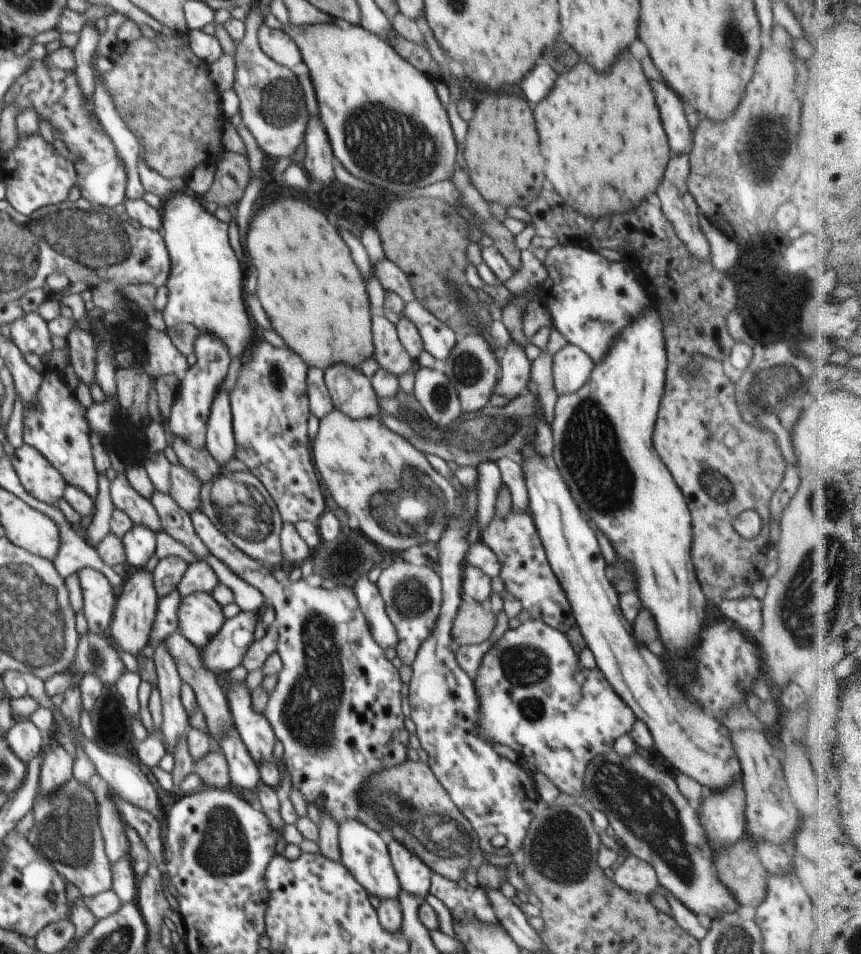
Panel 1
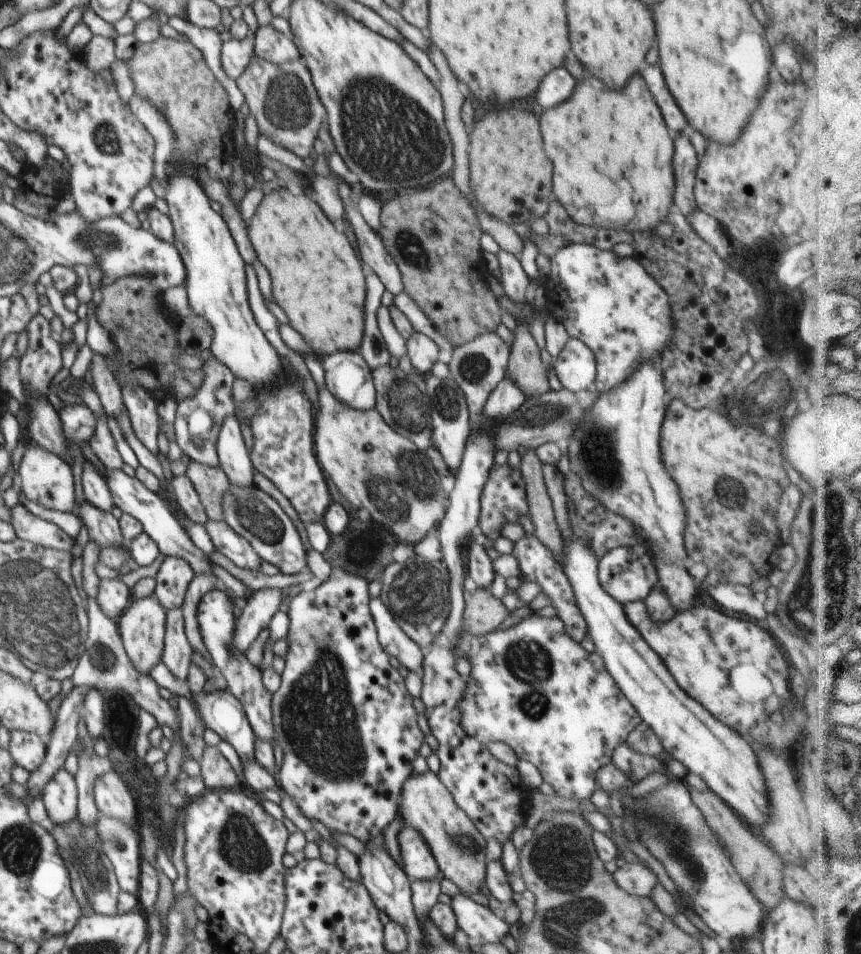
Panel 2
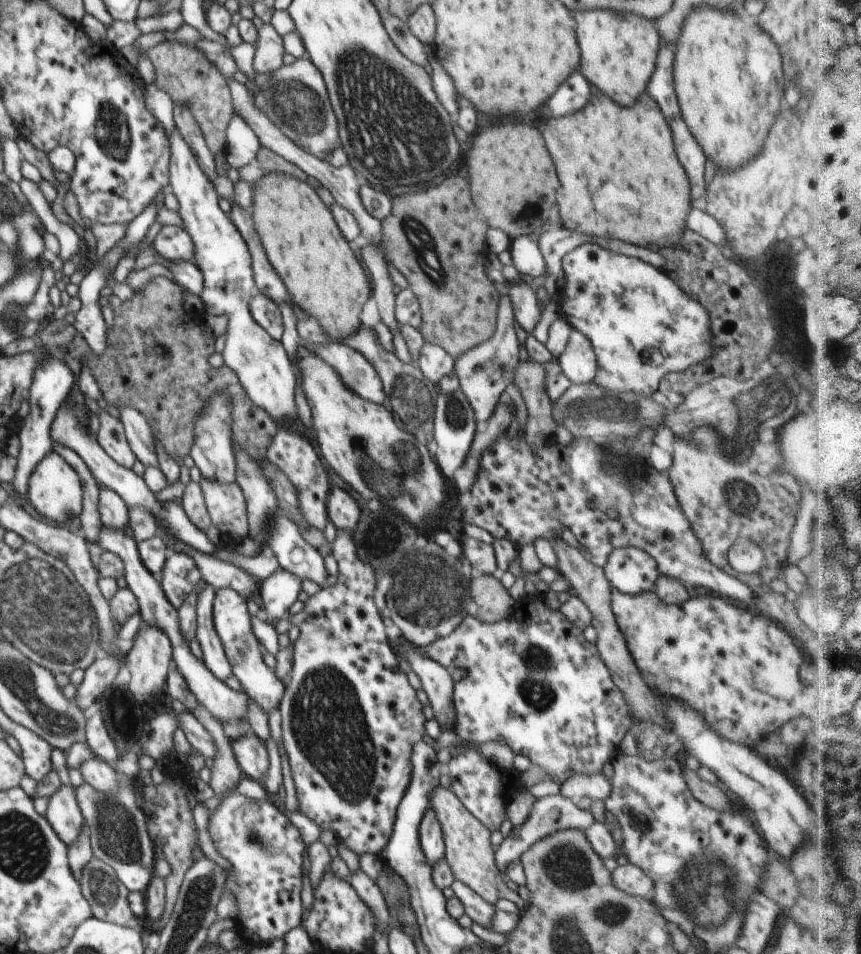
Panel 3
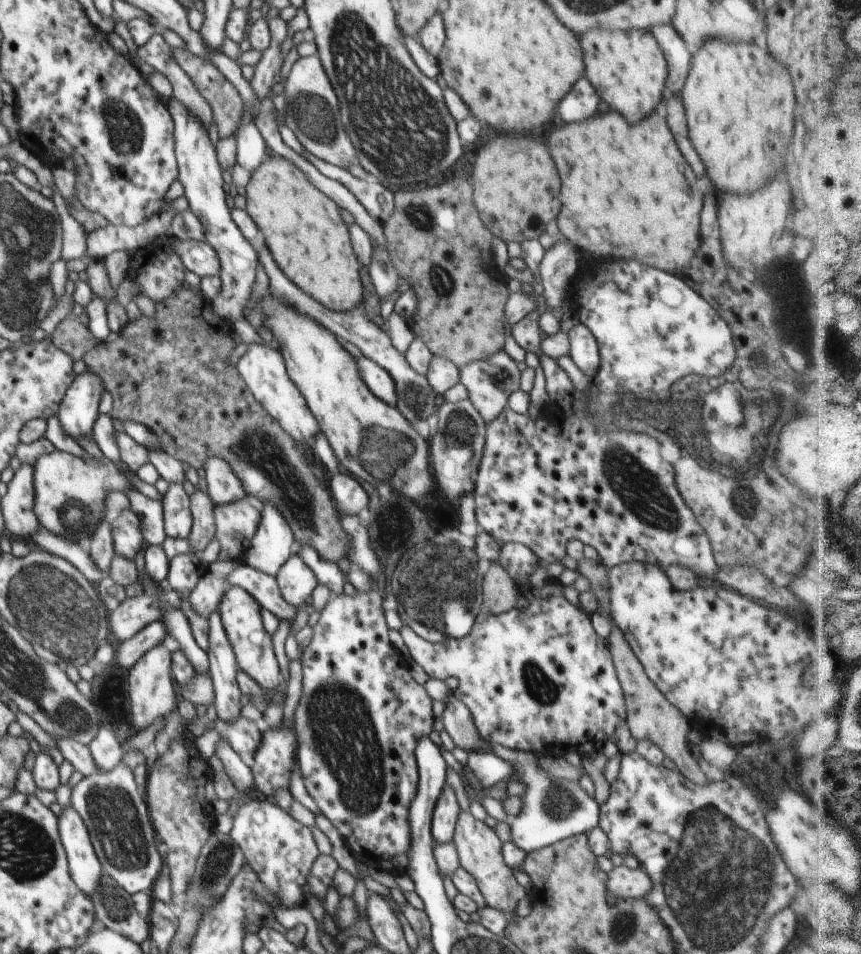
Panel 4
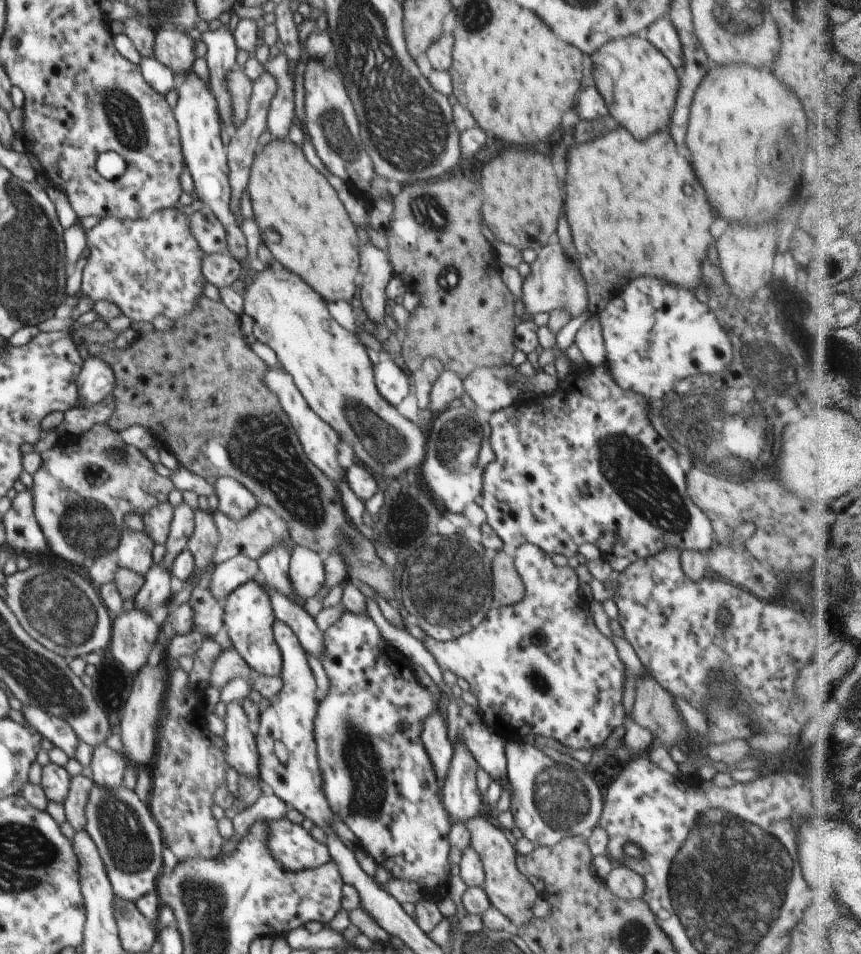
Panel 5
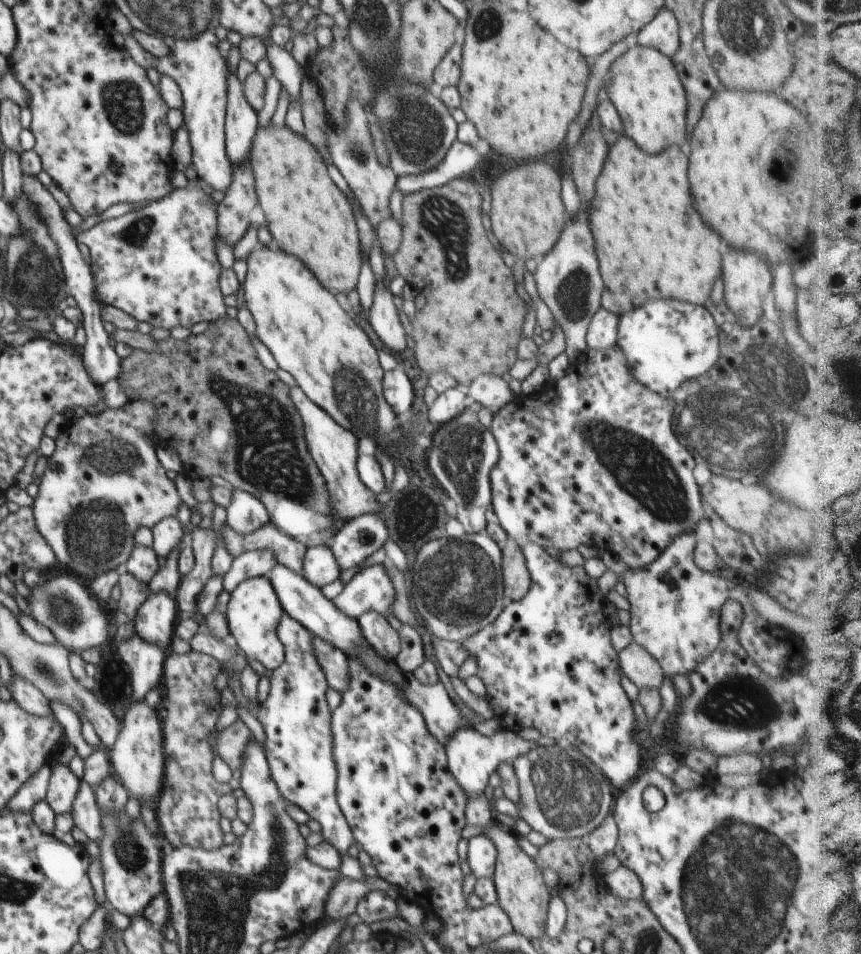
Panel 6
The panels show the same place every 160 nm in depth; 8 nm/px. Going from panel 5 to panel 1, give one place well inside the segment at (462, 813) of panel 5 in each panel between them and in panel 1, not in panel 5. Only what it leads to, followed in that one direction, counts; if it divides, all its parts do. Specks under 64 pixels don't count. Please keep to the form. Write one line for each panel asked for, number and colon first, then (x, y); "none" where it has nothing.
1: (414, 876)
2: (419, 863)
3: (431, 838)
4: (446, 812)

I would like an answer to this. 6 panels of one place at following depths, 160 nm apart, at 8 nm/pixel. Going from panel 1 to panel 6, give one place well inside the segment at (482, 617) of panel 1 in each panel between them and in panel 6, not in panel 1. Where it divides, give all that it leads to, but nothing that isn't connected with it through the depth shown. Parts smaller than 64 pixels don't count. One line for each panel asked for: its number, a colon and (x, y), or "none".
2: (483, 613)
3: (494, 601)
4: (500, 592)
5: (508, 588)
6: (516, 580)

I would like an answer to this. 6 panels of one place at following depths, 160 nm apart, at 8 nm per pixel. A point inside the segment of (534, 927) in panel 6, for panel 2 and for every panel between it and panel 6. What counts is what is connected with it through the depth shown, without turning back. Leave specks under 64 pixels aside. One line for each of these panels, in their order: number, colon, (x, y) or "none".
2: (426, 804)
3: (468, 850)
4: (480, 850)
5: (509, 891)

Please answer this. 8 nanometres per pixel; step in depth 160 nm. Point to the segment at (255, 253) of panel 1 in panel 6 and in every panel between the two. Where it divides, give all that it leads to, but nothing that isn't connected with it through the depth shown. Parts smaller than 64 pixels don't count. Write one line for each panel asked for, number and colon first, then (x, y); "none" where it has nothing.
2: (318, 281)
3: (303, 243)
4: (305, 233)
5: (301, 219)
6: (308, 215)

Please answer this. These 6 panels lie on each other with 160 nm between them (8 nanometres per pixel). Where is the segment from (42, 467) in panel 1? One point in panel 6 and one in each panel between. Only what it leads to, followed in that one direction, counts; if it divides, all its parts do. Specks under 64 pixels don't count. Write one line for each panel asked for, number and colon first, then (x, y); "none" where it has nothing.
2: (47, 479)
3: (55, 489)
4: (70, 491)
5: (82, 491)
6: (104, 481)

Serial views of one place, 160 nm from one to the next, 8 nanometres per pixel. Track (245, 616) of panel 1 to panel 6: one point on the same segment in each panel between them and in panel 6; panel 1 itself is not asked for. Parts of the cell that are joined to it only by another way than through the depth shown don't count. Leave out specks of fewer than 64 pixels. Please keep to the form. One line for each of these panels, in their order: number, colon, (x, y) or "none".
2: (262, 605)
3: (278, 592)
4: (296, 579)
5: (306, 568)
6: (320, 567)

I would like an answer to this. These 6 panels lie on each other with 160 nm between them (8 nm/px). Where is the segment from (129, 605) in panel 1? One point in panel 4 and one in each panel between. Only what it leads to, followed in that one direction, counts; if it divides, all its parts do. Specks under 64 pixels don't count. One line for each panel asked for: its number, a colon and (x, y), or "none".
2: (142, 625)
3: (149, 657)
4: (152, 692)

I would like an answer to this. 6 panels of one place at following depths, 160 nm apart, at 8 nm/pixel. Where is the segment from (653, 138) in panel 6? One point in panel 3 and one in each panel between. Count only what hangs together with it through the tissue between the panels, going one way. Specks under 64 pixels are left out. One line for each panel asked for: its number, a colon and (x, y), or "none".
3: (619, 50)
4: (628, 69)
5: (637, 79)

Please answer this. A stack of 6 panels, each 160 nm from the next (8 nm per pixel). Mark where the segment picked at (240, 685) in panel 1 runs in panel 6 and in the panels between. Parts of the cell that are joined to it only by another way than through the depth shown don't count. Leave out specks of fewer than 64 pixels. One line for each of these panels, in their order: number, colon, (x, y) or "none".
2: (215, 615)
3: (231, 616)
4: (240, 613)
5: (249, 616)
6: (253, 612)

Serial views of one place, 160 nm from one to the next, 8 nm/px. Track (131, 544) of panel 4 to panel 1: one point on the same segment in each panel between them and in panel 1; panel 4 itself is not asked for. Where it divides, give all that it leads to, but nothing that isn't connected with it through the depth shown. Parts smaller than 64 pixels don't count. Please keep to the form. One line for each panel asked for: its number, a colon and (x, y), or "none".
1: (57, 426)
2: (97, 493)
3: (114, 511)

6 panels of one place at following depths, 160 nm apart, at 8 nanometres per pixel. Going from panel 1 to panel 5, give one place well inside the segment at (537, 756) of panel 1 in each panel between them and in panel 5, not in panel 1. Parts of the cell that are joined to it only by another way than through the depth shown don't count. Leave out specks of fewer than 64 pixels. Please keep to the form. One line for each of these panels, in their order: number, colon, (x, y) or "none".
2: (533, 687)
3: (534, 682)
4: (537, 678)
5: (542, 661)

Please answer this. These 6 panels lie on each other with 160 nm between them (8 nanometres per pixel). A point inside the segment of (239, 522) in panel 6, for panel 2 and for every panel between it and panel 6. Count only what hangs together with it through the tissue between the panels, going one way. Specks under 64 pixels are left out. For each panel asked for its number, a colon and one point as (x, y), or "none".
2: (199, 418)
3: (212, 451)
4: (224, 487)
5: (235, 500)

